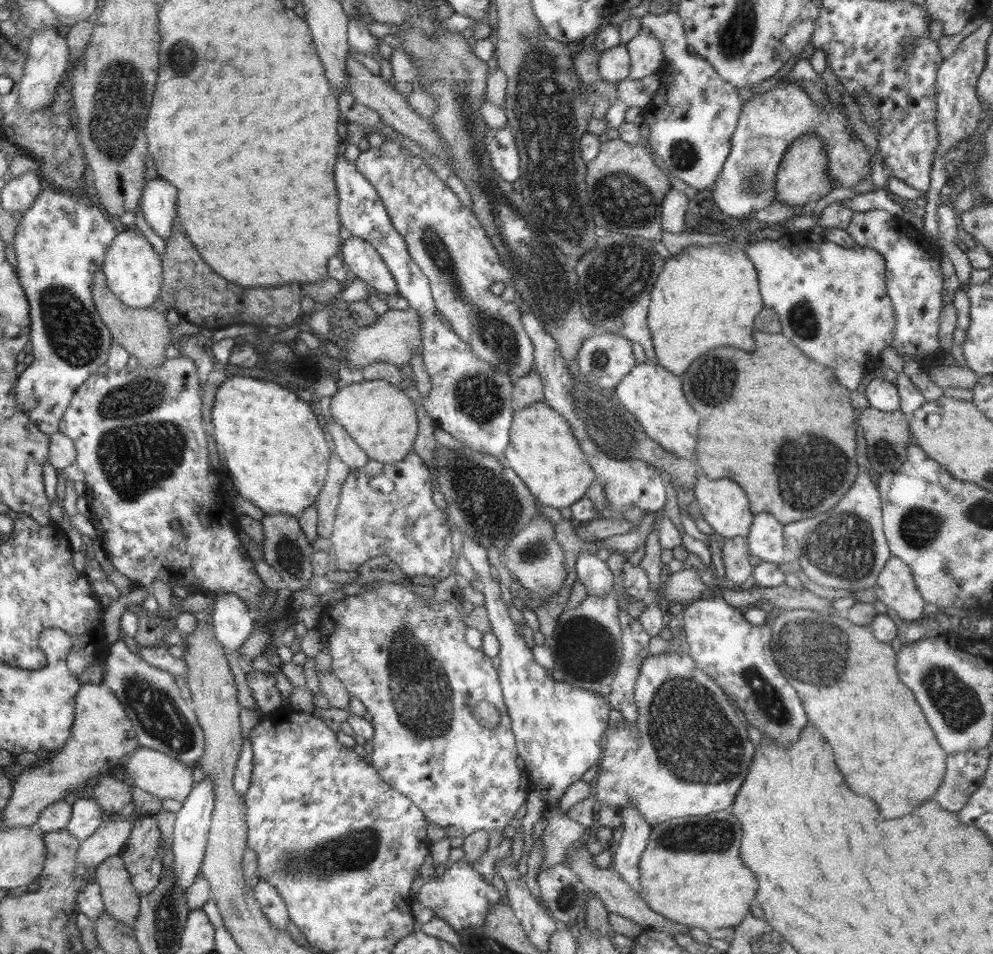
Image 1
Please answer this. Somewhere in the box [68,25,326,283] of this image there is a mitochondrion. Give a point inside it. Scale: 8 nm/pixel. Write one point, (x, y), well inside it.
(114, 125)

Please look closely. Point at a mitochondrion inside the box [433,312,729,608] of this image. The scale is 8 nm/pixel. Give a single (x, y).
(501, 511)

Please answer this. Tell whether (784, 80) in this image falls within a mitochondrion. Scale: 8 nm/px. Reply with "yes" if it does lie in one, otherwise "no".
no

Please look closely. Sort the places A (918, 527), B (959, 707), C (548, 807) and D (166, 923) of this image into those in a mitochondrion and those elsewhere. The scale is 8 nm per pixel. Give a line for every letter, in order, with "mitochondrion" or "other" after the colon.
A: mitochondrion
B: mitochondrion
C: other
D: mitochondrion

